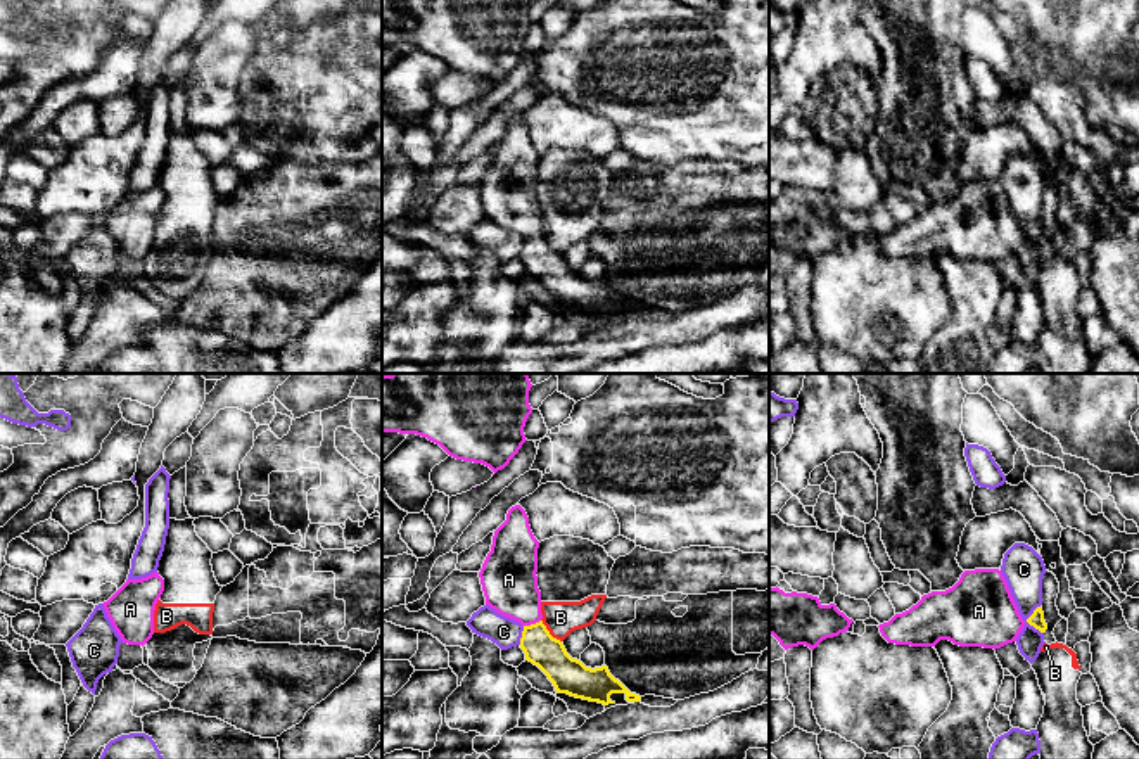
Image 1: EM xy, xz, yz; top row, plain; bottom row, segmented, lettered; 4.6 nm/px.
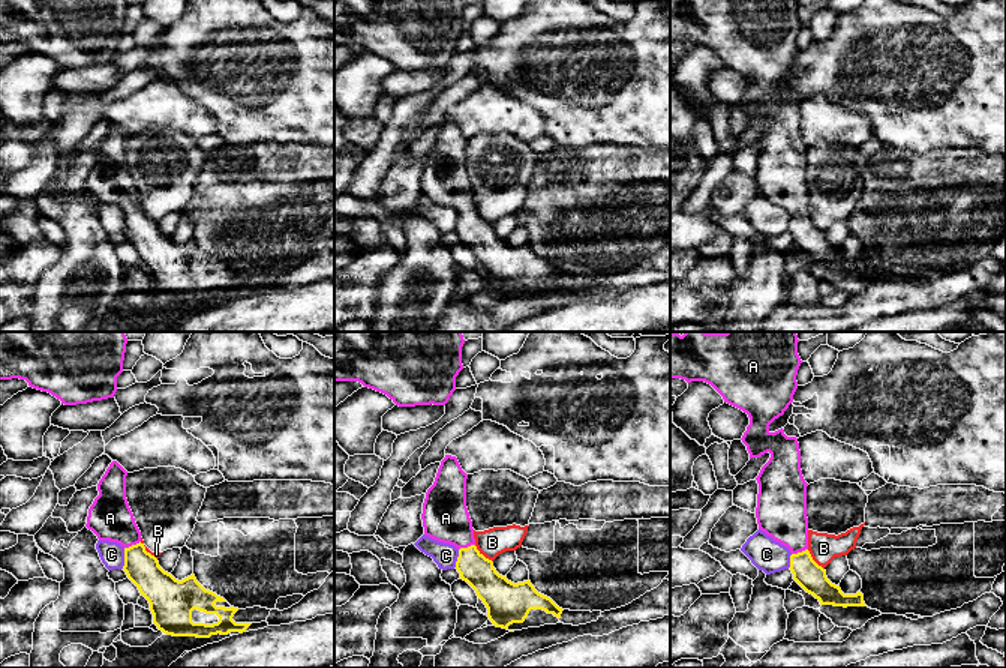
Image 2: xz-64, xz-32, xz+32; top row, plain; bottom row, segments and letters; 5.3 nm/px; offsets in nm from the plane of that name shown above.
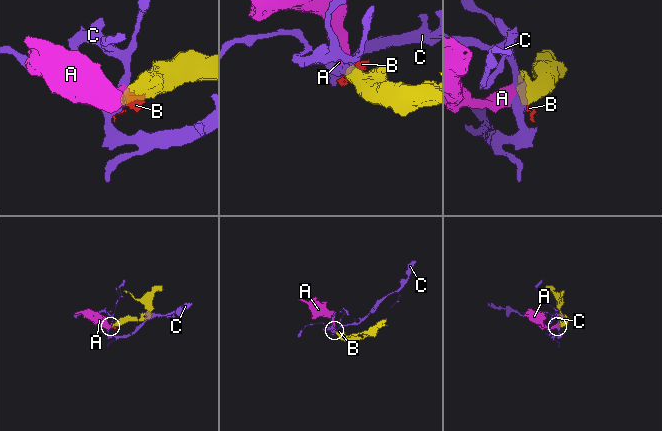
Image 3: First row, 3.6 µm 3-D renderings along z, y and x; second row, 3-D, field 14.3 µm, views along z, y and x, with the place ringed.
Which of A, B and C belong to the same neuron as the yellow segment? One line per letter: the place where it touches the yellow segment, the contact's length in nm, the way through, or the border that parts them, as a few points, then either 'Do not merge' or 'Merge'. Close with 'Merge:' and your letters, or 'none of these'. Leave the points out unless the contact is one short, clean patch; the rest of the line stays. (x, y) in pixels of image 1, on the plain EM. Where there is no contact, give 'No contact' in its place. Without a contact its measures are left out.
A: Touches yellow at xz (531, 237). Shared border 90 nm. Path across: xz (541, 261), (531, 237), (509, 192). Merge
B: Touches yellow at xz (548, 244). Shared border 140 nm. Boundary: xz (541, 232), (545, 241), (560, 255). Do not merge
C: Touches yellow at yz (1027, 234). Shared border 140 nm. Boundary: yz (1037, 218), (1027, 234), (1043, 246). Do not merge
Merge: A

